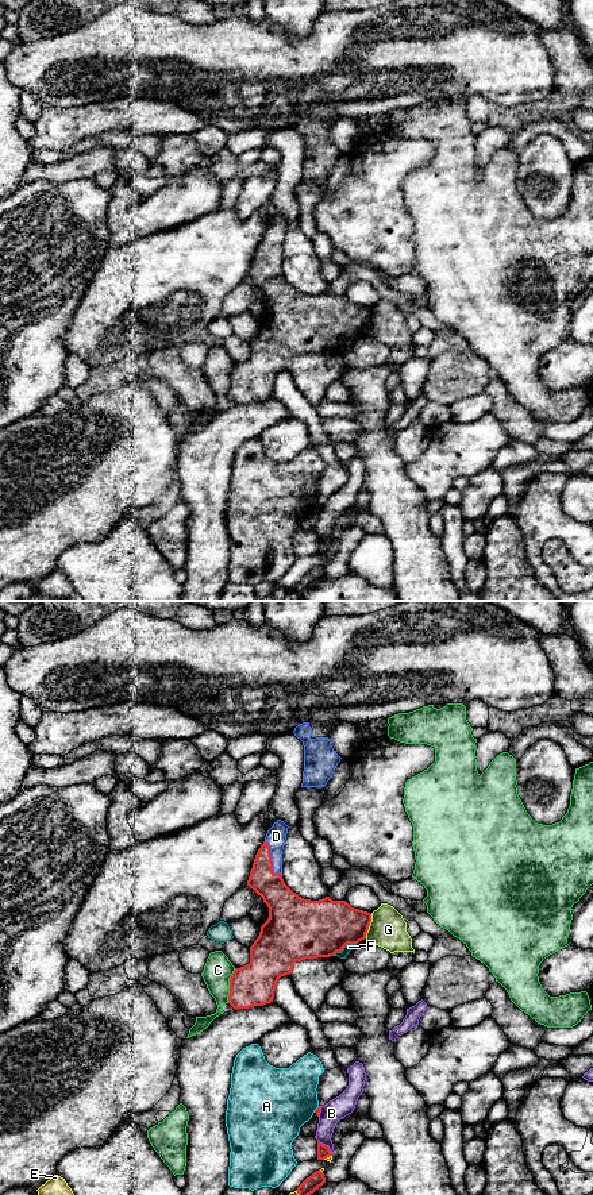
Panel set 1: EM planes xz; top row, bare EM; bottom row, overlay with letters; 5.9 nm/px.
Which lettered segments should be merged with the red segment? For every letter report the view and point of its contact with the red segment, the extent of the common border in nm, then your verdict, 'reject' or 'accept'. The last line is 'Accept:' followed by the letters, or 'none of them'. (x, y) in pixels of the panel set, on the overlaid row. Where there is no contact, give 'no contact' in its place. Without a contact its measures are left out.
A: contact xz (316, 1109); length 50 nm; reject
B: contact xz (324, 1145); length 130 nm; reject
C: contact xz (230, 986); length 220 nm; reject
D: contact xz (270, 860); length 220 nm; accept
E: contact xz (327, 1156); length 60 nm; reject
F: contact xz (343, 947); length 160 nm; reject
G: contact xz (369, 925); length 150 nm; reject
Accept: D

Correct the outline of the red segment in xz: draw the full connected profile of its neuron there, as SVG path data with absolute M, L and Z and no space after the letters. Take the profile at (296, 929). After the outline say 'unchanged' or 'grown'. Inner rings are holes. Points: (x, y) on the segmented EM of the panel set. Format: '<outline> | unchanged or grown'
M281 820L273 824L250 871L247 886L262 897L269 907L269 918L250 947L250 963L235 968L230 978L228 1003L235 1010L273 1002L278 979L289 975L296 961L330 957L342 952L347 944L358 944L366 938L371 922L370 913L354 909L346 901L332 901L330 897L319 901L304 899L285 884L282 879L282 849L288 828Z | grown

